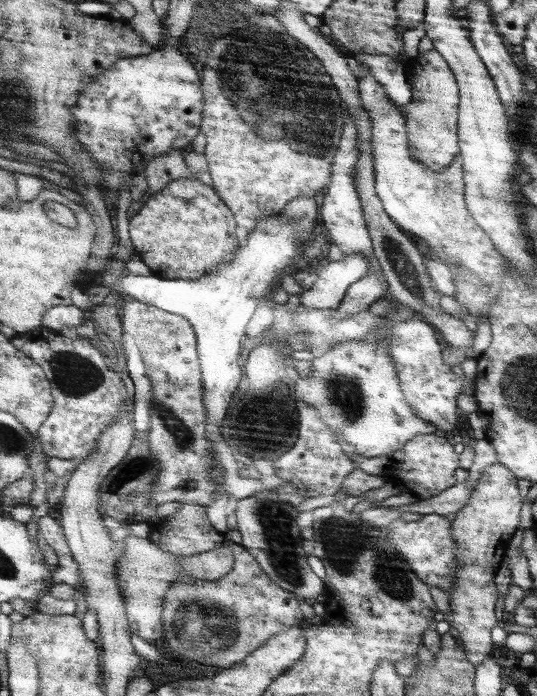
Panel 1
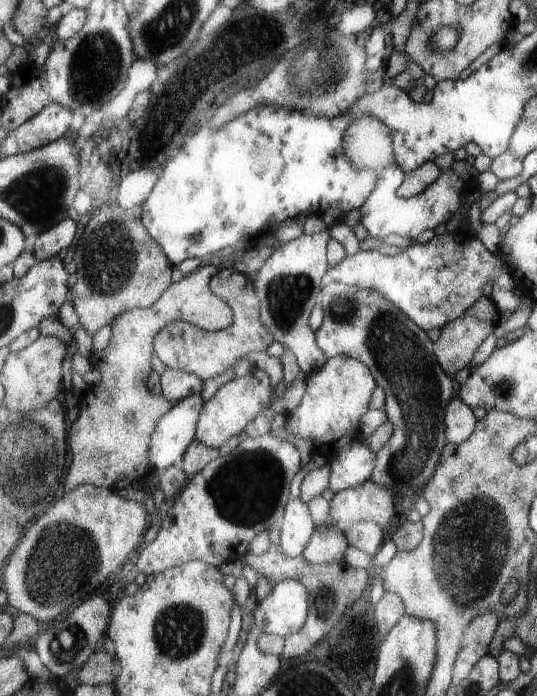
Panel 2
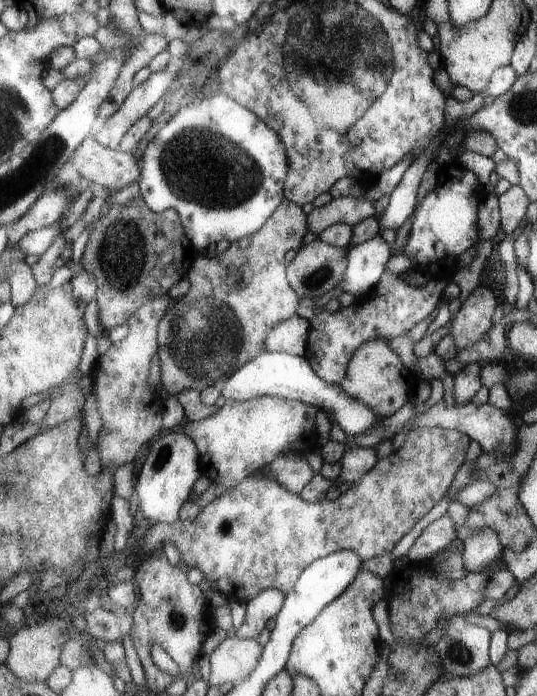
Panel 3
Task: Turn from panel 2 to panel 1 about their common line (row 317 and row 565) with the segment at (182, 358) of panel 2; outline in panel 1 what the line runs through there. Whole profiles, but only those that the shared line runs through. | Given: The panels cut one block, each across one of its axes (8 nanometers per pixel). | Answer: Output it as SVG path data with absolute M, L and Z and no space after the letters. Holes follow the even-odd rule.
M185 504L179 510L181 512L177 516L171 516L159 524L149 522L151 540L155 544L185 558L231 548L237 562L233 572L217 582L185 578L169 590L169 598L165 600L165 636L177 654L187 660L215 664L215 668L229 670L233 666L241 666L241 662L255 656L259 650L265 650L273 638L279 638L281 634L287 634L303 624L305 618L297 596L273 582L261 562L257 562L257 558L243 544L233 544L225 538L225 534L219 532L209 520L207 506Z

